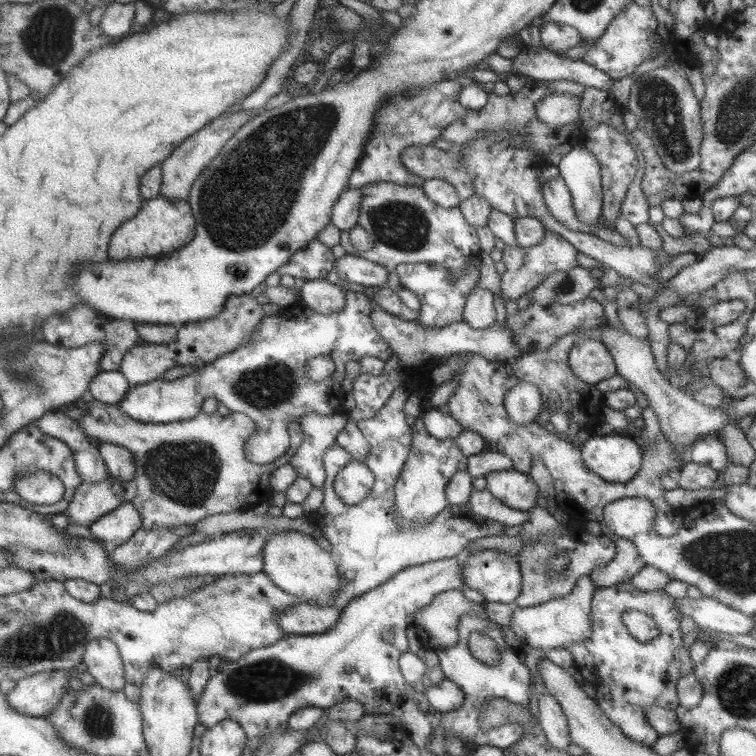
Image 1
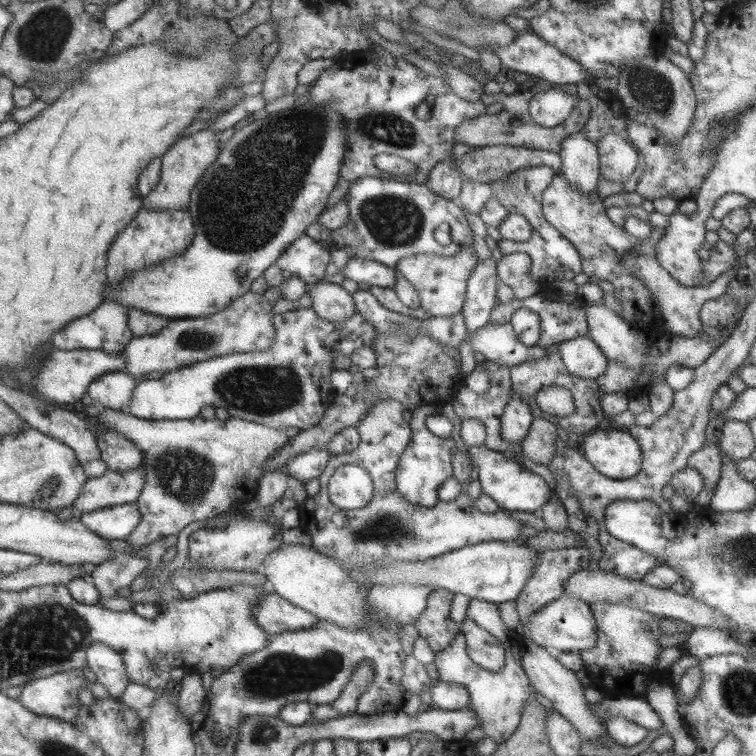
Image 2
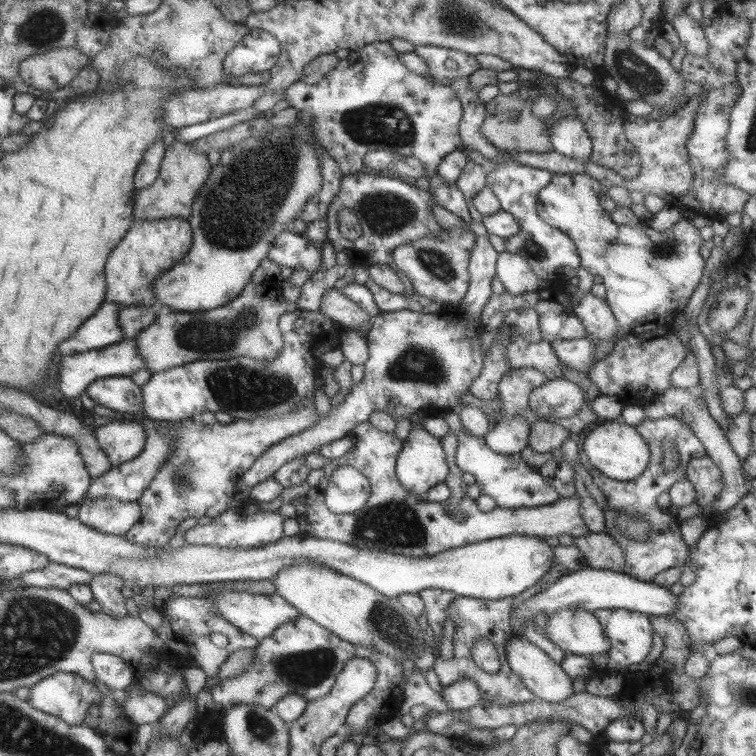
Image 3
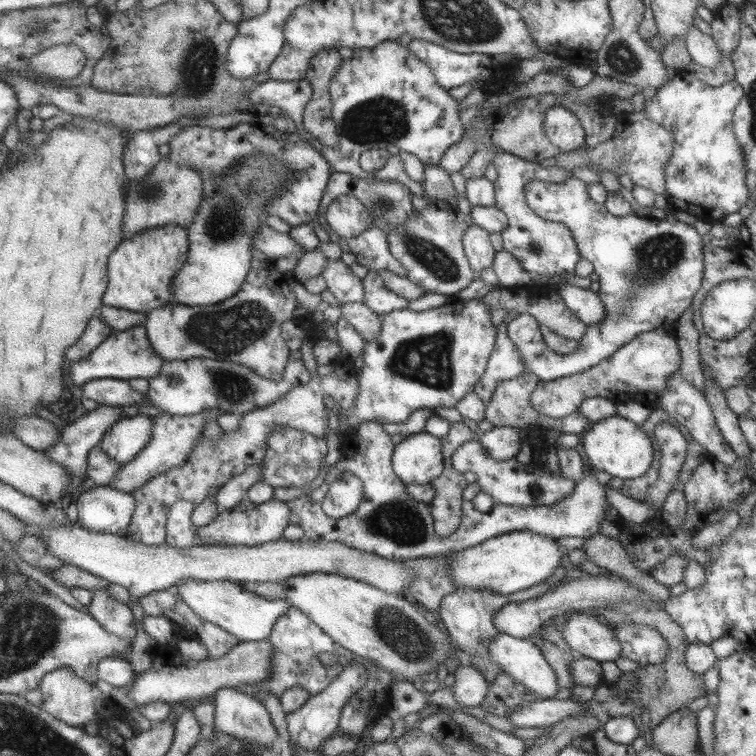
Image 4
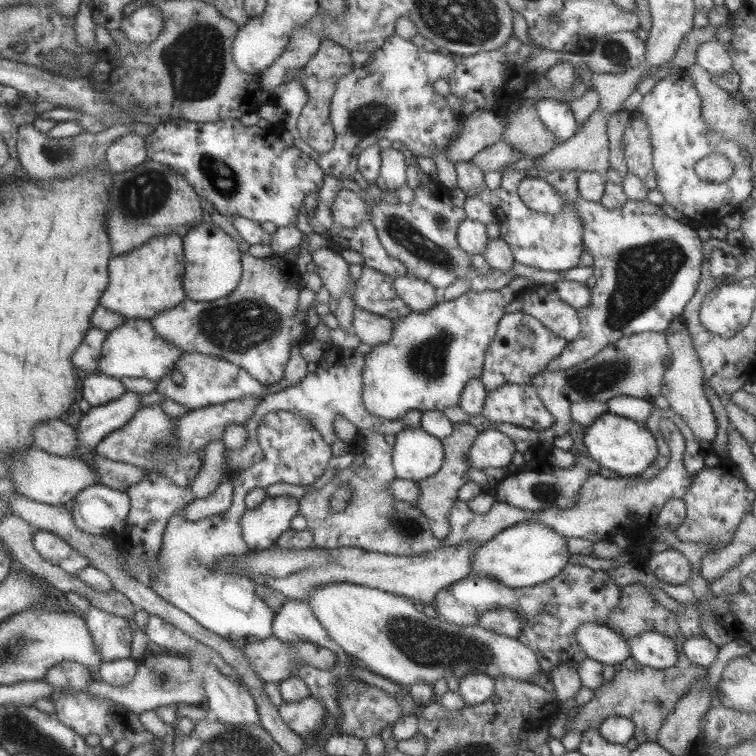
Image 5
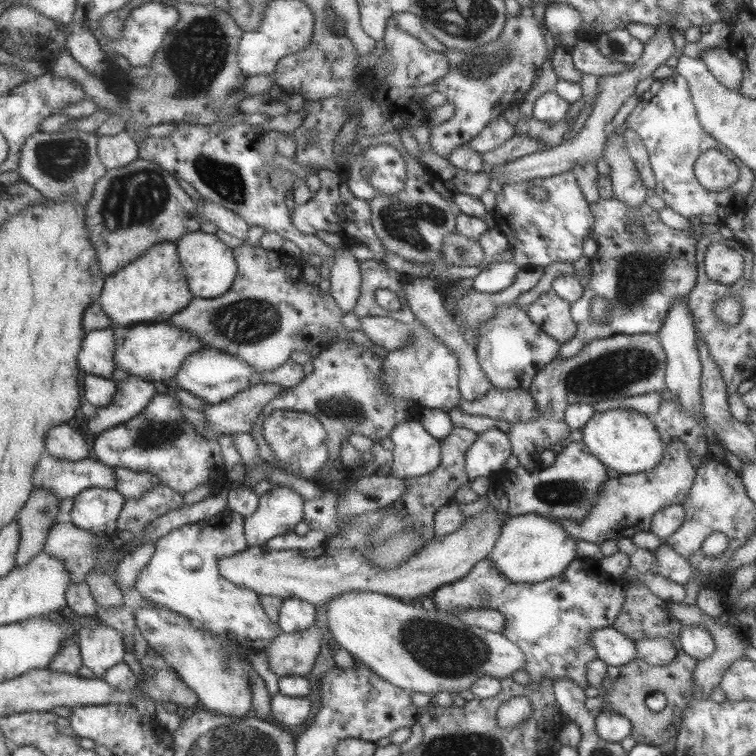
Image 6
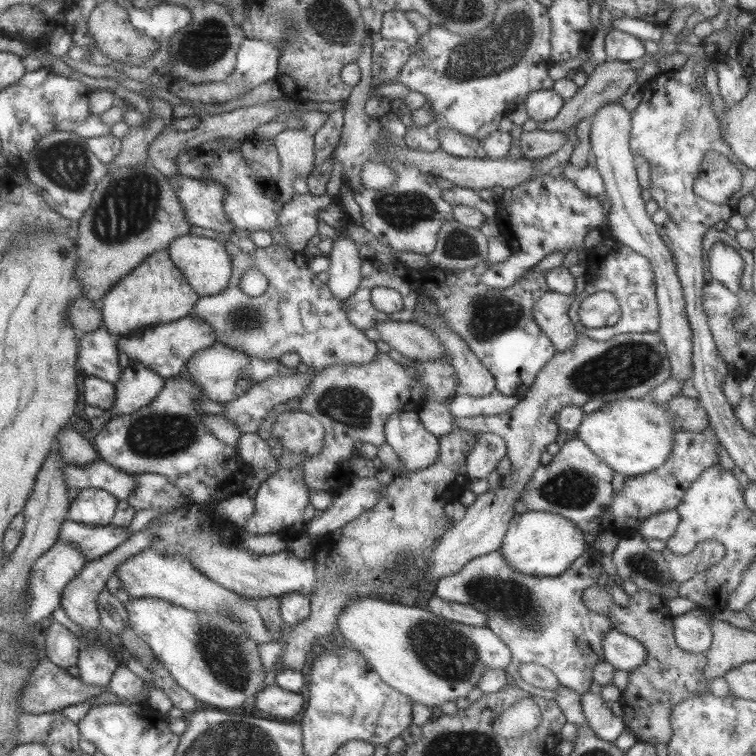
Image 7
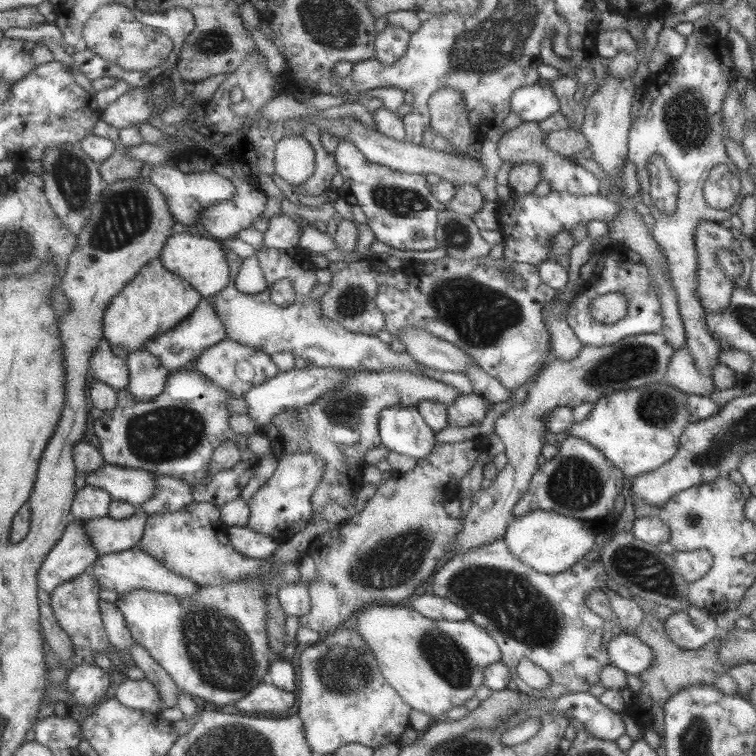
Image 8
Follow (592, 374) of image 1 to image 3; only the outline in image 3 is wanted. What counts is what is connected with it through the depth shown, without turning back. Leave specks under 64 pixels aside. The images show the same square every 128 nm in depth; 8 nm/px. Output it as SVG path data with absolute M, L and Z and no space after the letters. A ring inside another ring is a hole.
M590 336L569 340L552 338L550 347L568 368L587 372L593 366L593 362L590 360L592 359L594 341Z

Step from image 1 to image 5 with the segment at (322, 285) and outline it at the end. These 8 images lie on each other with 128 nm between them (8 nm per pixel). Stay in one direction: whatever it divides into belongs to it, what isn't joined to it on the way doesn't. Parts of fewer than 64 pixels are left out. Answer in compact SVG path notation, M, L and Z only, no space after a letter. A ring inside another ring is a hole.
M353 308L352 327L360 342L369 346L385 345L392 339L393 320L359 308Z

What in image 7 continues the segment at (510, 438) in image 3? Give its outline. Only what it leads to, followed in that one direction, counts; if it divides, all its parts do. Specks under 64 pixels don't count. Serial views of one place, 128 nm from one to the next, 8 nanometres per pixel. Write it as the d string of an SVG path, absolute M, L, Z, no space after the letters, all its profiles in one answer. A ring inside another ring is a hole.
M492 432L480 433L465 461L469 482L485 478L505 455L506 445L501 436Z

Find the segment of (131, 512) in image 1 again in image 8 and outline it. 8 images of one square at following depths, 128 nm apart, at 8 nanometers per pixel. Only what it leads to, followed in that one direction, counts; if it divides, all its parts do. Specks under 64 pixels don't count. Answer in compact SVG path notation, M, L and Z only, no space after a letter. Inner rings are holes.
M86 484L75 493L70 506L71 518L88 521L105 516L111 499L105 490Z

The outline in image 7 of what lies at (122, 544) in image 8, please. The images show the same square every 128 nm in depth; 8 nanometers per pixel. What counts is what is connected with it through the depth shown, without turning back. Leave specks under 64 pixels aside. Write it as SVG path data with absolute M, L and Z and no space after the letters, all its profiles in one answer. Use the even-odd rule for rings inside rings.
M72 520L61 523L58 539L76 546L86 562L105 556L130 537L126 527L106 525L84 525Z

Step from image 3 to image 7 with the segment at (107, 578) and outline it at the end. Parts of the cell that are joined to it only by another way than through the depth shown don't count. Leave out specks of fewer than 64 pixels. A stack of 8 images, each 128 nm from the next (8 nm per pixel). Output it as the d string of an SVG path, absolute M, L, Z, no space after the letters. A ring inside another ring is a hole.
M89 641L85 643L84 649L78 652L77 679L89 687L105 688L111 675L118 668L115 657L109 656L109 649L99 643L92 644Z

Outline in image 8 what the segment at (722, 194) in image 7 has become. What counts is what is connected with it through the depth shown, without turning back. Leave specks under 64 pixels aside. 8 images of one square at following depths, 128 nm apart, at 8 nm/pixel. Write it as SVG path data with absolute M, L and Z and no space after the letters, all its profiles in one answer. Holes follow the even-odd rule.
M717 164L703 182L702 196L710 208L727 210L736 202L739 189L737 174L731 172L725 164Z

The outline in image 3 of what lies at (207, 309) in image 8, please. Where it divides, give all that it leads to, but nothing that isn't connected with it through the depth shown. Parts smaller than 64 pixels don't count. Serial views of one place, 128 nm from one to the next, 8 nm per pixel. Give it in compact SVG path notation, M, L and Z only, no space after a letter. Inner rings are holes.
M123 337L119 342L104 346L100 349L86 350L81 353L61 355L59 367L59 392L66 398L77 398L83 394L88 384L99 378L109 376L129 377L136 370L146 368L143 358L139 354L135 337Z

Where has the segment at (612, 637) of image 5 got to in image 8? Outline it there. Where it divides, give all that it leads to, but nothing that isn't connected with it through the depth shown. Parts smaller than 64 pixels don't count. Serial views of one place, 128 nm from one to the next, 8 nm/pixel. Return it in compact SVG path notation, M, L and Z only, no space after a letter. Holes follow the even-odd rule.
M619 634L606 645L606 652L610 658L610 665L623 670L628 675L638 676L649 669L653 654L633 634Z

